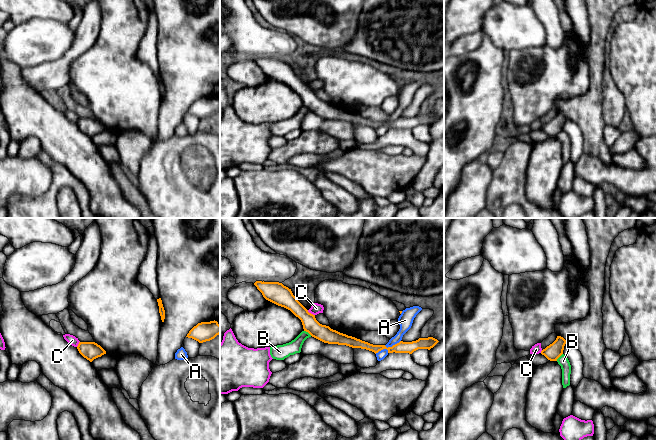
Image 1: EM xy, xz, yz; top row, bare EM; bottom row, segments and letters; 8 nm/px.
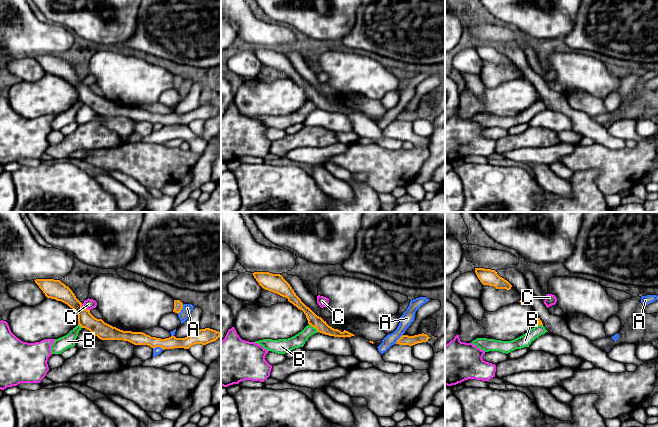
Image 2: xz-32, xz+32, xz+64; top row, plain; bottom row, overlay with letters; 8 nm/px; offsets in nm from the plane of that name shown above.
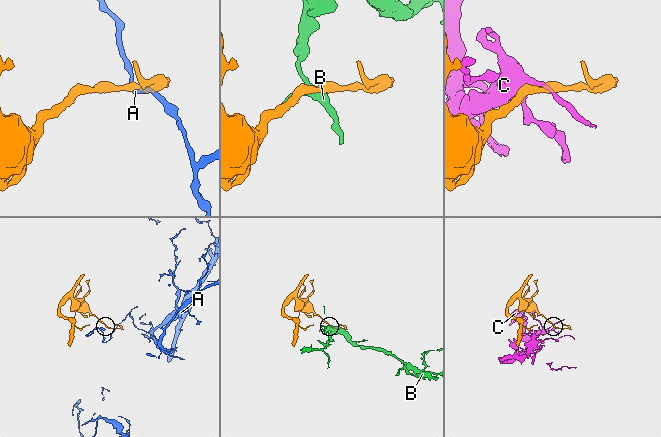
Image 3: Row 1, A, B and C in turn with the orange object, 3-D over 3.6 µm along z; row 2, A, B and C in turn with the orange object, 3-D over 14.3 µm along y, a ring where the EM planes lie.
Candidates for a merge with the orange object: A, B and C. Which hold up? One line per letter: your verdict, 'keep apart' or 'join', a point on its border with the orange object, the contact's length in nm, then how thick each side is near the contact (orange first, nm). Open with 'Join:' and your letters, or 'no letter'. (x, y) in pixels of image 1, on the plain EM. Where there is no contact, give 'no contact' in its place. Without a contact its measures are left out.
Join: no letter
A: keep apart; contact xz (386, 123); length 240 nm; calibres 100 and 100 nm
B: keep apart; contact xz (308, 108); length 80 nm; calibres 130 and 110 nm
C: keep apart; contact xz (310, 89); length 80 nm; calibres 150 and 90 nm

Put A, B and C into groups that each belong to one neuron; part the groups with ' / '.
A / B / C

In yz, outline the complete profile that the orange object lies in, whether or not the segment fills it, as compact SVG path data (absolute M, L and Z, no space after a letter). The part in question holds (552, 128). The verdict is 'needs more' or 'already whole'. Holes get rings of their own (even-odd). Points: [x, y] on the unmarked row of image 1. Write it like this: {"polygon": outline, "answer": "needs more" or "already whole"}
{"polygon": "M557 112L552 120L541 127L541 130L550 137L557 137L557 135L563 130L565 120L566 116L561 112Z", "answer": "already whole"}

